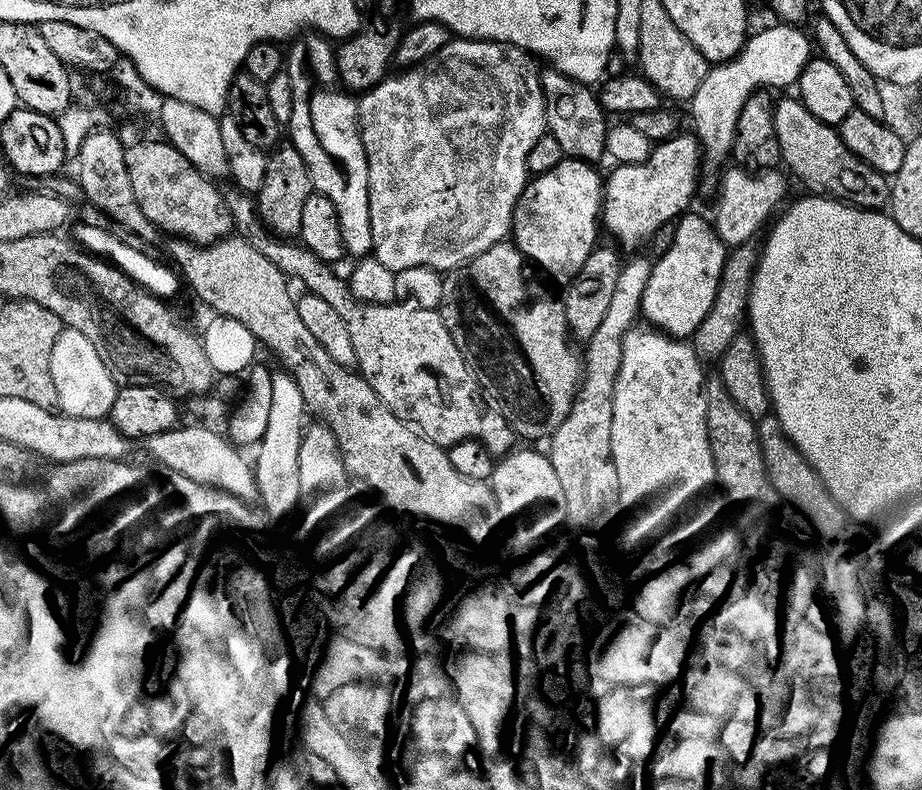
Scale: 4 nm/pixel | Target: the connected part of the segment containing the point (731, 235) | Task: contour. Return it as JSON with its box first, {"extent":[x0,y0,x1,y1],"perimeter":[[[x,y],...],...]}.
{"extent":[714,166,785,246],"perimeter":[[[740,166],[733,167],[725,174],[724,181],[720,184],[720,197],[716,200],[716,218],[714,217],[715,231],[728,246],[749,243],[753,239],[752,235],[760,227],[763,229],[769,223],[773,213],[785,203],[785,173],[783,171],[767,170],[755,172],[747,171]]]}

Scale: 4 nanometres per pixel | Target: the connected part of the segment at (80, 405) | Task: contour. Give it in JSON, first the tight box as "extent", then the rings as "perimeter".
{"extent":[50,327,118,420],"perimeter":[[[61,327],[54,350],[50,350],[50,378],[54,378],[58,408],[63,415],[103,420],[111,413],[118,385],[110,370],[106,370],[102,358],[98,358],[94,342],[90,342],[90,338],[84,337],[78,330]]]}

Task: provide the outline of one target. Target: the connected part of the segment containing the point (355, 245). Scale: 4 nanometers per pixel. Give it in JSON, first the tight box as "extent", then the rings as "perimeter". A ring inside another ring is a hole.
{"extent":[286,34,374,258],"perimeter":[[[301,34],[291,41],[290,47],[286,52],[286,71],[290,90],[294,90],[294,114],[290,114],[287,135],[292,135],[290,142],[306,162],[313,189],[330,198],[334,210],[338,210],[345,253],[352,258],[371,257],[374,234],[370,230],[368,163],[360,137],[357,101],[340,83],[334,44],[329,37]]]}

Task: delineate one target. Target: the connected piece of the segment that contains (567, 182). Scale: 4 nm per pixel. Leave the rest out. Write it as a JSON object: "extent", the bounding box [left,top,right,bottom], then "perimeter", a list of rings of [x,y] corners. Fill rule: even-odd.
{"extent":[512,158,605,285],"perimeter":[[[565,158],[558,162],[553,172],[541,176],[532,176],[516,204],[516,212],[512,215],[512,232],[514,243],[522,255],[529,261],[540,260],[540,264],[560,283],[567,285],[582,270],[582,262],[590,258],[590,254],[598,247],[596,235],[602,232],[602,209],[604,207],[605,177],[595,163],[587,160]]]}

